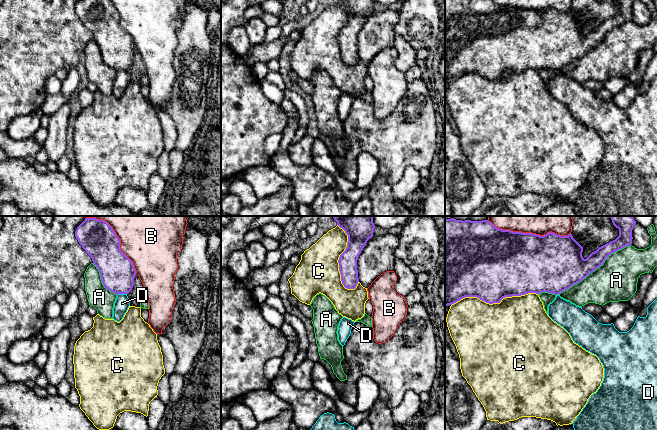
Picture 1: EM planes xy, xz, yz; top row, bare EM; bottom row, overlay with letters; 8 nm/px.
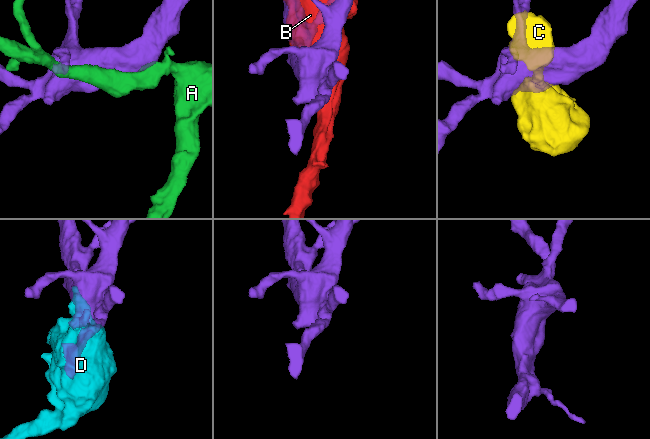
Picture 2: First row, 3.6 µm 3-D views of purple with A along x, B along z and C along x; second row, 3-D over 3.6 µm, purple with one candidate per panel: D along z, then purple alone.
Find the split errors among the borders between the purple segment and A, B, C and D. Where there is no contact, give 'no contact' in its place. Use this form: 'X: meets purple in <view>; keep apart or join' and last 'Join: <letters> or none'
A: meets purple in yz; keep apart
B: meets purple in yz; keep apart
C: meets purple in yz; keep apart
D: meets purple in xy; keep apart
Join: none

